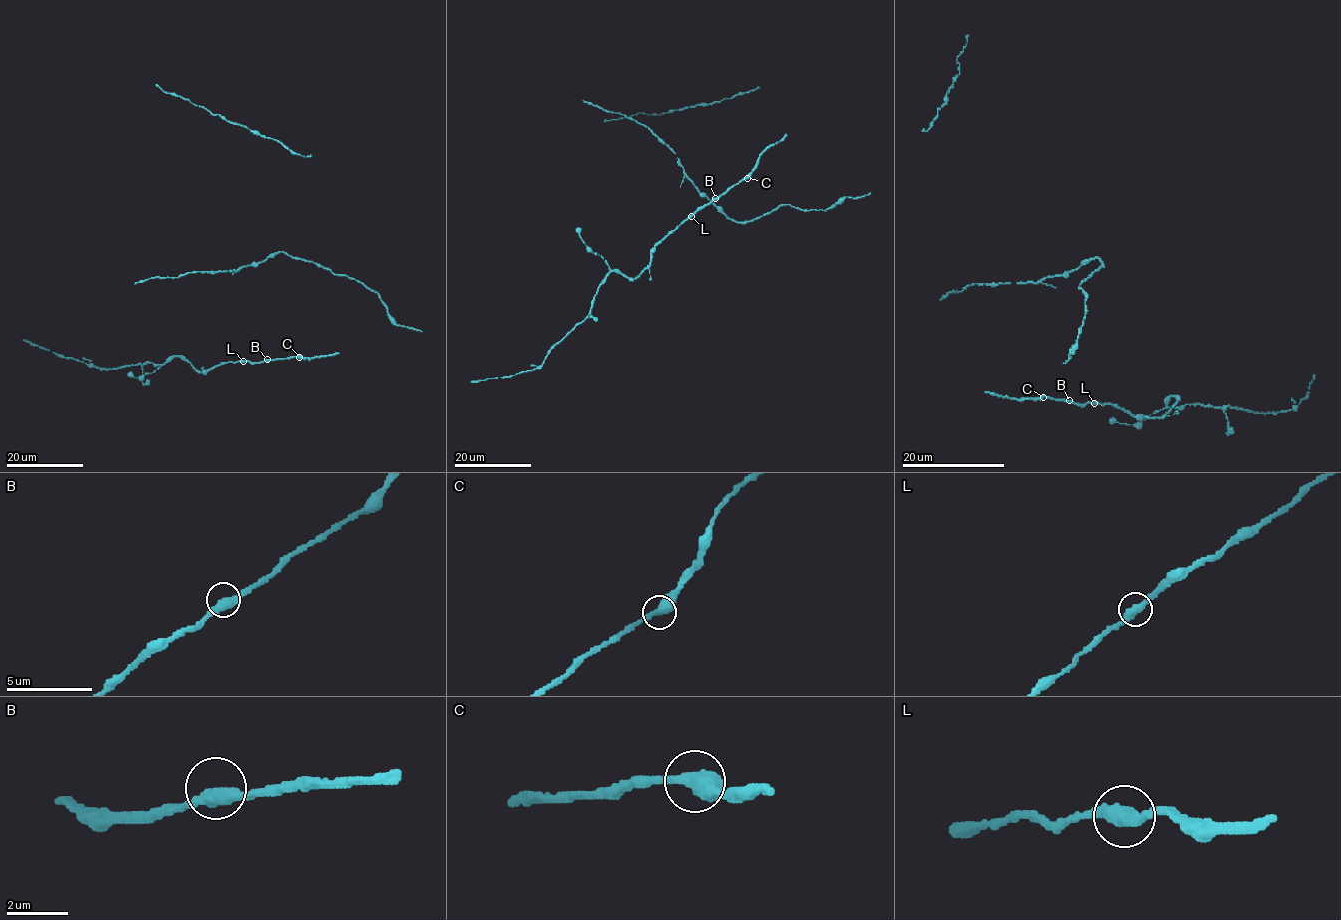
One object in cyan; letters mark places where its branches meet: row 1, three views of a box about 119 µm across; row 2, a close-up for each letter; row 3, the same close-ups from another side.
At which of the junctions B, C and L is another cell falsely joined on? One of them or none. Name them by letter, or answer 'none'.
none

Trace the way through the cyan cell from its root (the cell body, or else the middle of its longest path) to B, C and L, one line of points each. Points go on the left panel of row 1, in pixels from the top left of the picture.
B: (281, 358), (267, 359)
C: (281, 358), (299, 356)
L: (281, 358), (243, 361)

